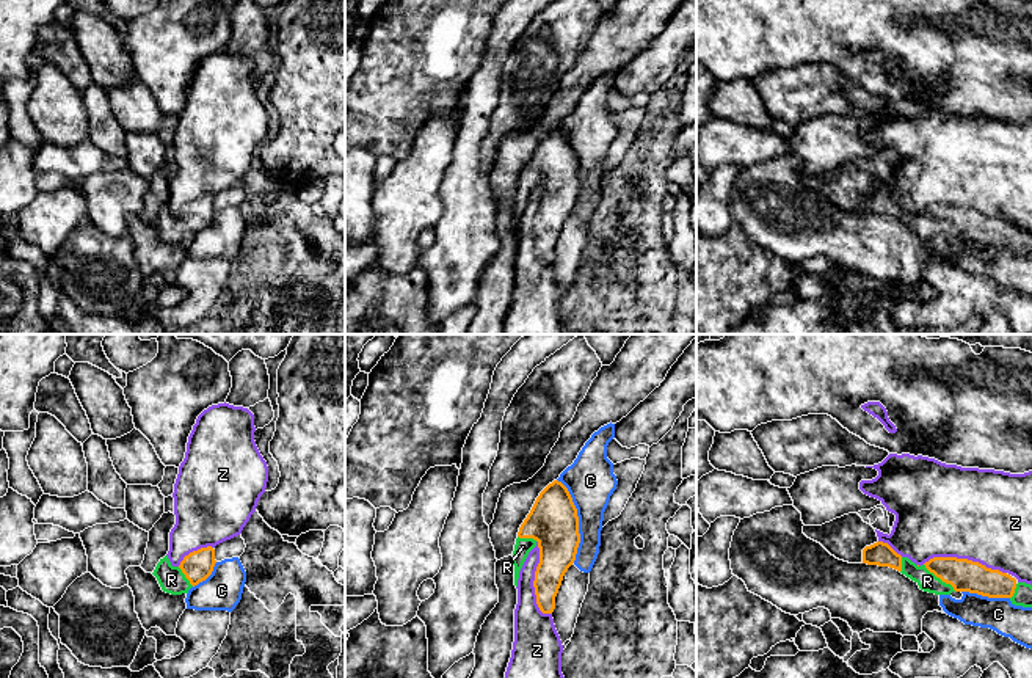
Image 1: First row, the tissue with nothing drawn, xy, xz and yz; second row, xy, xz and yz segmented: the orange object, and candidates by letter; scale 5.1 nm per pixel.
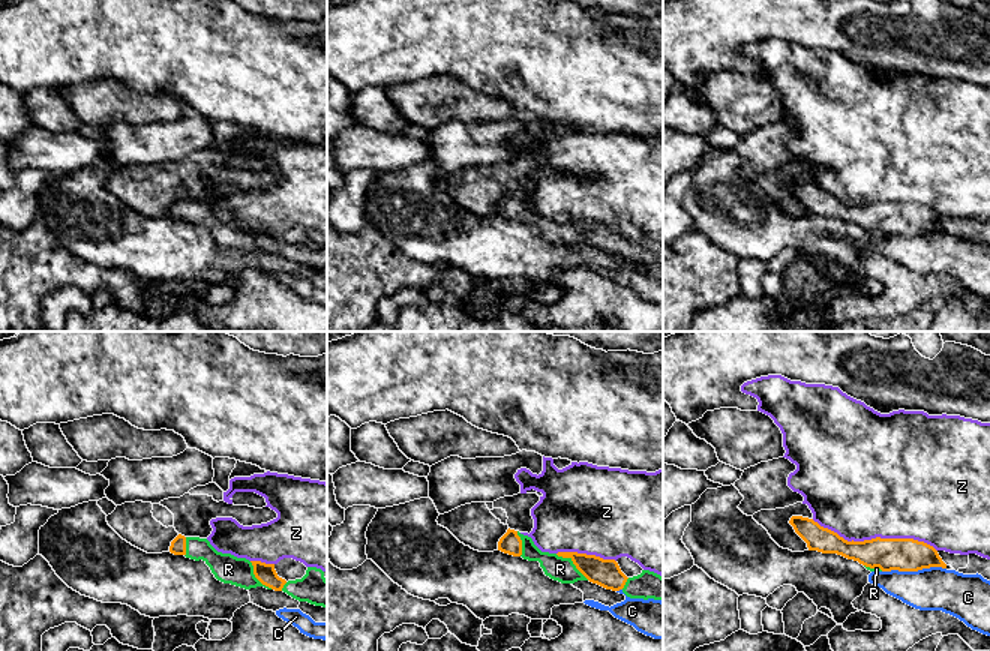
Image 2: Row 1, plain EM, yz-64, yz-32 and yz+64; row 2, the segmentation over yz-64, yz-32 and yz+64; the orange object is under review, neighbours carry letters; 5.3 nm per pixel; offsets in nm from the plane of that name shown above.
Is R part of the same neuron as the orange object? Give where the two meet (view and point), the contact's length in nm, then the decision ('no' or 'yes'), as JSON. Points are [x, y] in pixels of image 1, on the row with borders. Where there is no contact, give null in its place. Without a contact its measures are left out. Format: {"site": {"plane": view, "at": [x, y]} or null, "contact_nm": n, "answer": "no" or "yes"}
{"site": {"plane": "yz", "at": [940, 578]}, "contact_nm": 220, "answer": "yes"}

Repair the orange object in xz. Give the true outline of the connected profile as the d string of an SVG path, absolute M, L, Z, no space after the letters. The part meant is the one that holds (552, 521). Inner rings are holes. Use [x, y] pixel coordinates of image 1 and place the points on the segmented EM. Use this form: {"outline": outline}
{"outline": "M554 480L536 498L519 527L514 551L514 585L529 552L540 548L535 571L536 604L543 614L552 614L563 576L574 563L580 543L577 508L568 488Z"}

